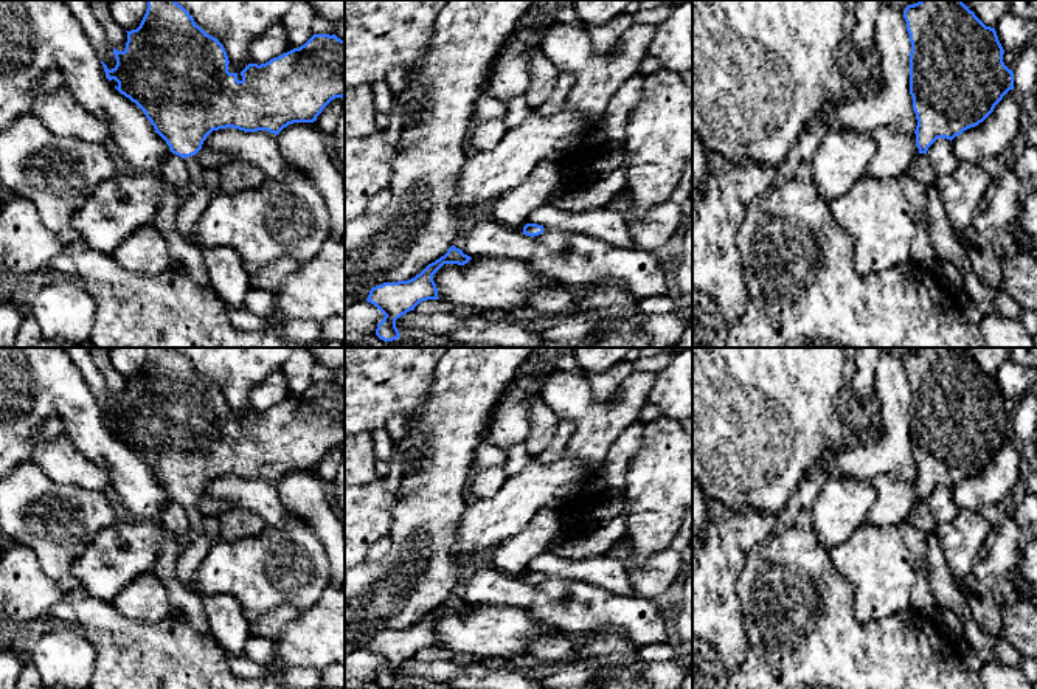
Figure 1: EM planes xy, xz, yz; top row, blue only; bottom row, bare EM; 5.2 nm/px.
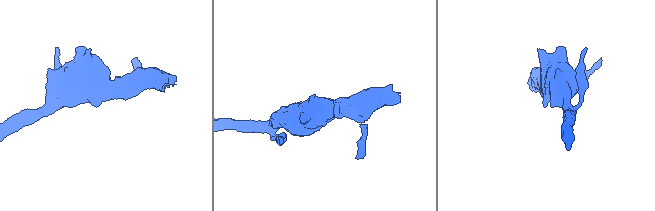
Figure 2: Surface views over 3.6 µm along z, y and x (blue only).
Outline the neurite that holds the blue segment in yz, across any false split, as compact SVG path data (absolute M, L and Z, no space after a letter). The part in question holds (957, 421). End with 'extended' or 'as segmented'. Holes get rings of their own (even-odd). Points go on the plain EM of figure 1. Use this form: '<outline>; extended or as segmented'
M919 348L903 358L910 382L910 442L916 461L916 493L927 501L938 486L953 487L983 470L1014 436L995 376L986 374L962 348Z; as segmented

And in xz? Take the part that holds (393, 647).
M450 594L444 604L428 611L419 622L408 628L383 630L369 638L368 650L374 652L385 664L377 672L376 683L383 689L393 689L401 684L396 667L405 663L421 649L439 647L433 622L444 611L464 613L472 605L463 597Z; as segmented

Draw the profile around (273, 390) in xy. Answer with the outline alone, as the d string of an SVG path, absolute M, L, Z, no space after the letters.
M275 371L267 376L251 393L250 393L250 407L251 411L265 411L273 405L278 405L290 399L290 390L287 379L281 371Z

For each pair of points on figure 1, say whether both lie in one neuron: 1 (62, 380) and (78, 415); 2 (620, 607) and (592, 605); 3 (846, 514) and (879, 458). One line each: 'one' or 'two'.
1: one
2: one
3: two

